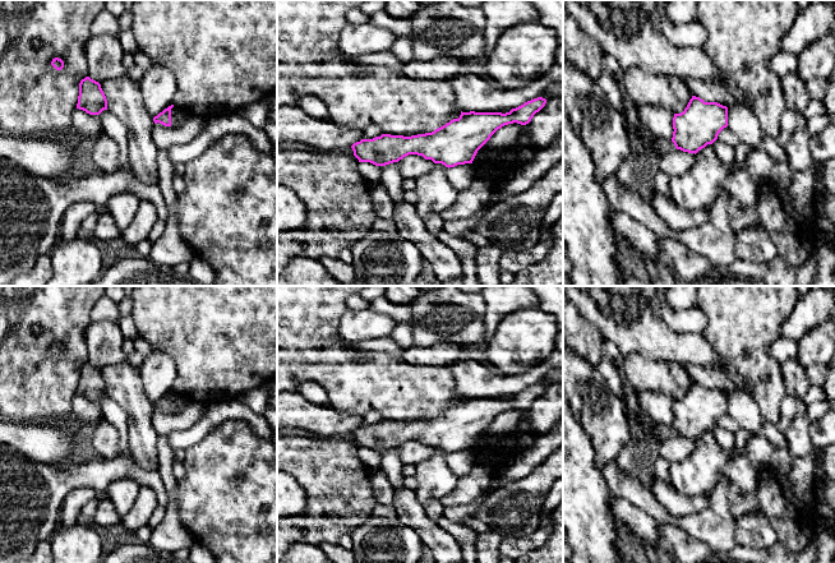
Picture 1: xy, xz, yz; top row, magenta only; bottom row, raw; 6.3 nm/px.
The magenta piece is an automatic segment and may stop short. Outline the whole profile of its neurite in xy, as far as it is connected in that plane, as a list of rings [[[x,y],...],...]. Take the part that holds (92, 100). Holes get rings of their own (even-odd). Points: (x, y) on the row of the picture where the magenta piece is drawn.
[[[89,77],[80,80],[77,109],[89,115],[100,115],[107,110],[107,100],[98,82]]]

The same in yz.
[[[692,96],[684,111],[674,114],[672,142],[677,149],[696,154],[707,144],[712,144],[726,126],[726,106]]]

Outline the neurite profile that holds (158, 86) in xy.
[[[153,64],[152,68],[144,73],[139,86],[144,107],[152,117],[172,105],[176,80],[170,69]]]

